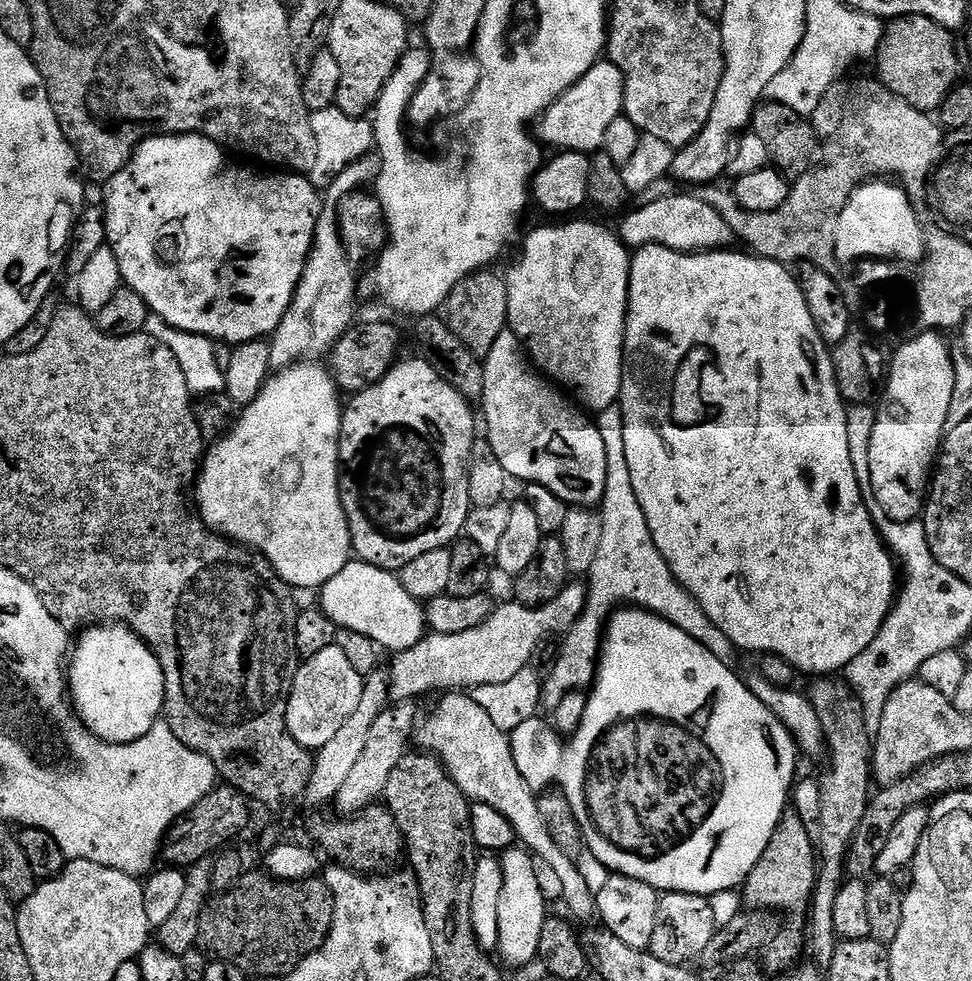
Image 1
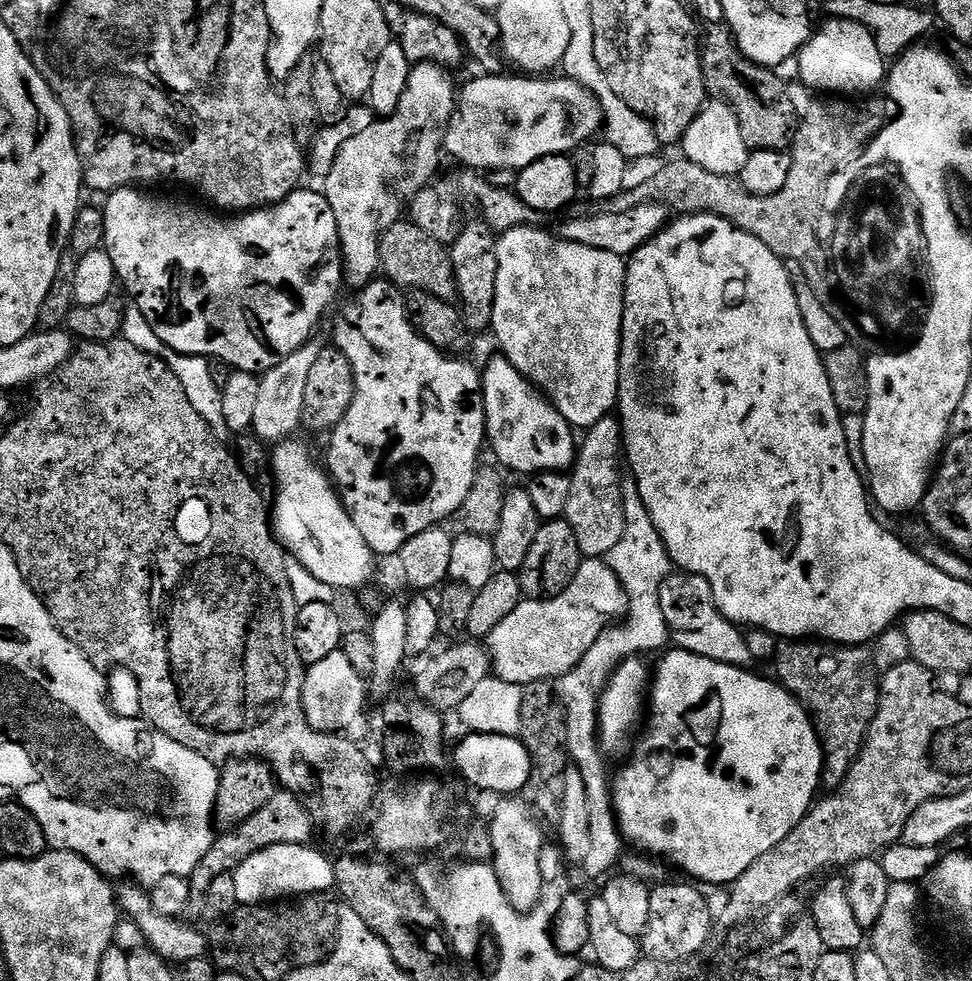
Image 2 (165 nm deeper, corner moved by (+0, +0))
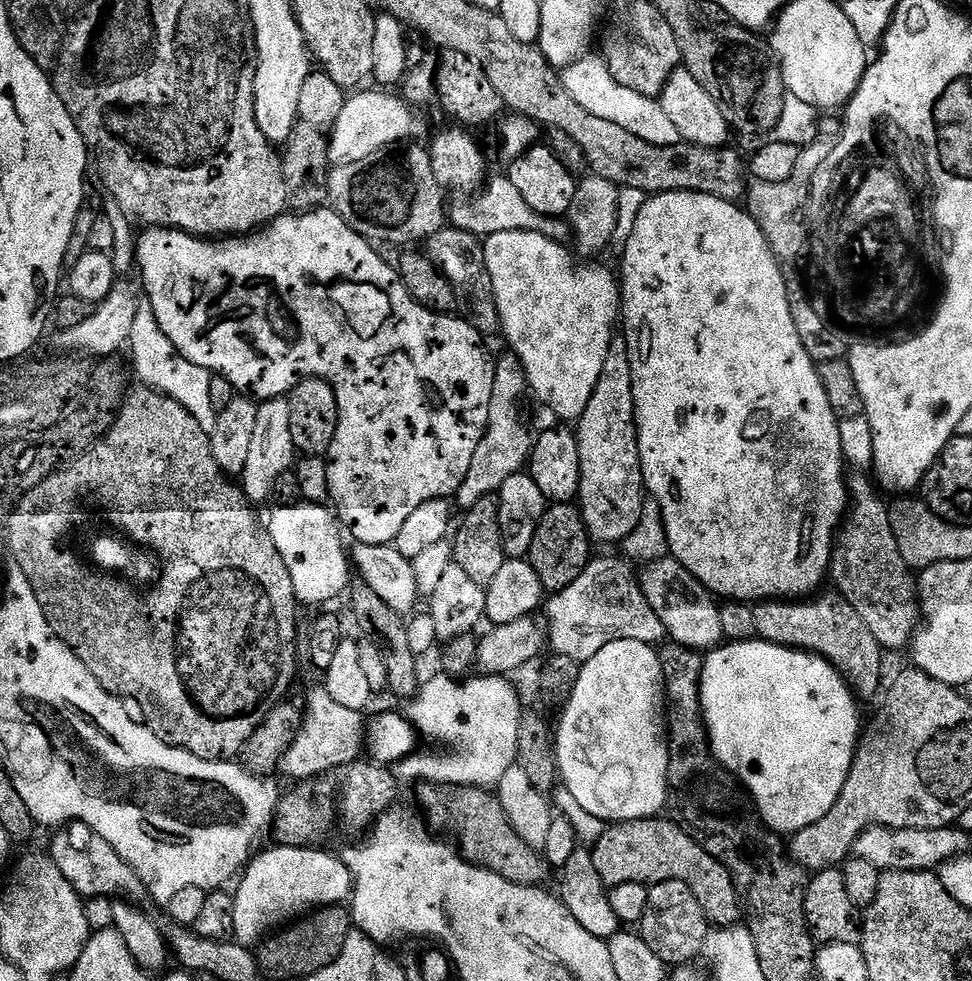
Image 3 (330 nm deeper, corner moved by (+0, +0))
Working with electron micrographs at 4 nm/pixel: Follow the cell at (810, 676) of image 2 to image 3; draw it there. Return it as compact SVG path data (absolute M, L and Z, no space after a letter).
M831 595L759 601L752 610L756 635L783 648L796 648L799 652L813 652L820 656L833 664L861 701L868 700L876 691L881 691L880 667L884 664L885 653L878 638L874 638L866 622L862 622L858 610L840 595Z

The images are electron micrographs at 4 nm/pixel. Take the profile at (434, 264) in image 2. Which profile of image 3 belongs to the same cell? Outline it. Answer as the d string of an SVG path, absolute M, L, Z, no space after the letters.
M445 226L426 242L426 254L442 270L442 274L456 287L456 295L462 301L462 312L468 323L480 331L481 336L491 338L500 332L498 302L494 298L494 282L490 282L490 270L486 266L486 254L481 237L466 230Z

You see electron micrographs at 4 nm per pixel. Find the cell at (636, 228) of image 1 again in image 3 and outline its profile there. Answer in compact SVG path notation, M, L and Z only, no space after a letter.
M507 174L494 176L481 187L479 192L469 195L467 198L453 199L456 200L453 204L451 201L446 212L451 227L466 230L481 238L487 238L494 234L506 234L506 230L522 230L523 232L537 232L557 242L569 239L570 225L567 219L543 216L530 210L530 206L523 201L522 194L514 187L514 182L510 182Z

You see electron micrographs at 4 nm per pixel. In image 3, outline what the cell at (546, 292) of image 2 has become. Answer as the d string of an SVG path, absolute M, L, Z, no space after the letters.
M506 230L506 234L494 234L493 236L487 237L487 239L483 241L483 245L484 253L486 254L486 266L490 270L490 282L494 282L494 298L498 302L498 314L500 315L500 332L502 333L502 336L505 336L505 338L508 339L508 344L510 347L512 347L509 348L511 355L514 355L520 359L520 365L524 368L525 376L528 377L528 388L530 389L531 395L533 392L533 394L536 395L537 398L540 399L541 402L544 403L545 406L548 407L554 415L561 416L561 418L564 419L561 421L579 421L580 415L582 415L582 413L586 410L586 406L590 402L591 395L594 394L594 386L598 384L598 377L602 374L602 365L606 362L606 350L610 350L610 342L612 341L614 333L617 331L618 321L621 319L622 316L622 284L621 281L618 279L617 273L613 271L613 269L612 273L611 270L608 268L599 268L599 266L596 265L596 262L580 262L584 264L580 264L576 268L575 262L572 261L573 253L571 251L569 251L570 253L568 253L567 250L564 249L565 245L563 243L551 240L550 238L546 238L545 236L543 236L542 234L538 234L537 232L523 232L522 230Z

